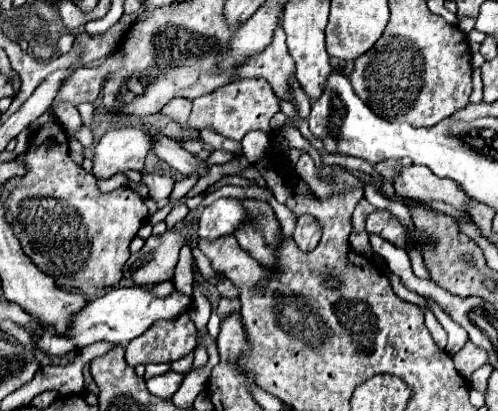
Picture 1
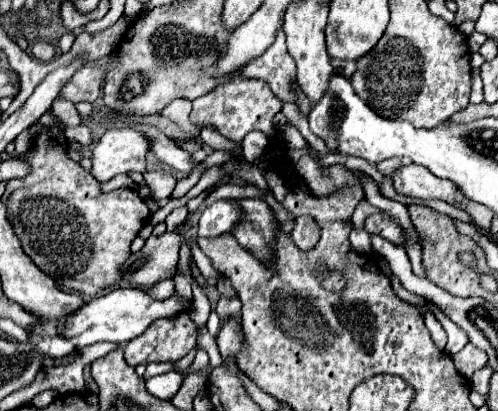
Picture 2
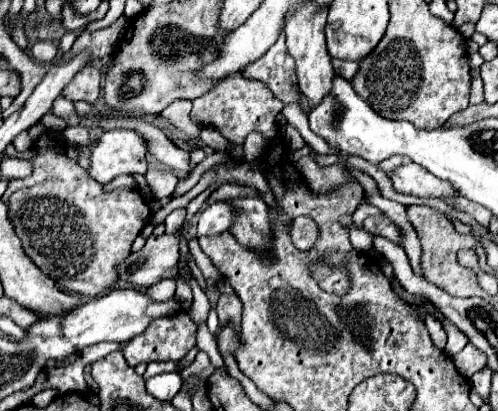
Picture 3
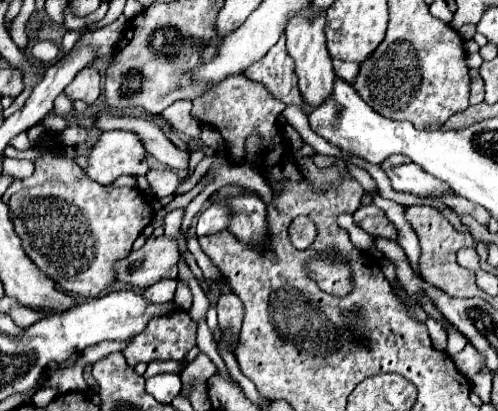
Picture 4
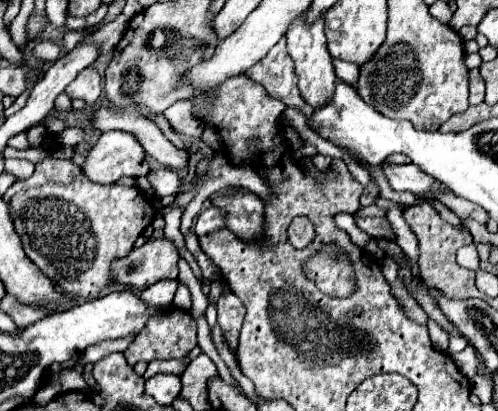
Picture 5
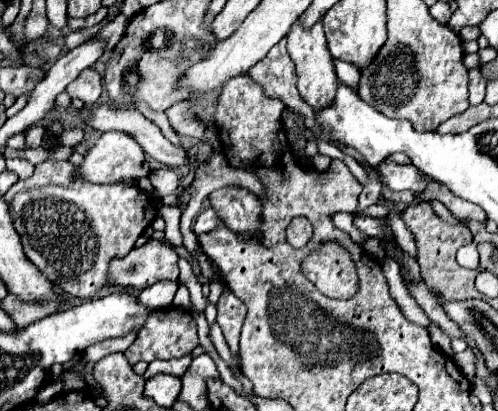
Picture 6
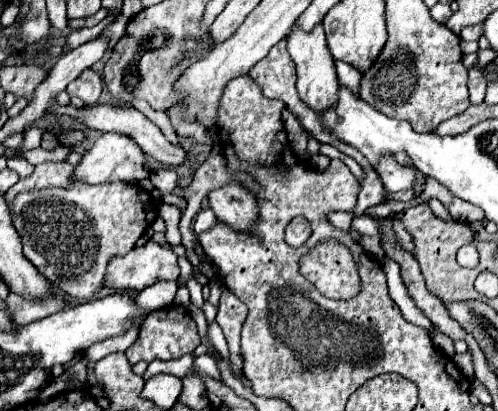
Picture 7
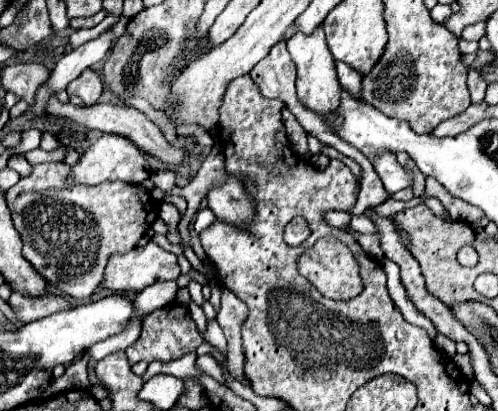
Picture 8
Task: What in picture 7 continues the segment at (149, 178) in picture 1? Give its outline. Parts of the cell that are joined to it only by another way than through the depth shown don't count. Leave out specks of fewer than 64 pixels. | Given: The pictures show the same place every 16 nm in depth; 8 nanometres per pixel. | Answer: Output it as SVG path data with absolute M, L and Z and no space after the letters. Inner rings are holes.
M162 168L162 170L156 170L150 174L150 182L154 184L156 190L160 190L162 196L166 196L178 188L178 174L176 174L176 170Z

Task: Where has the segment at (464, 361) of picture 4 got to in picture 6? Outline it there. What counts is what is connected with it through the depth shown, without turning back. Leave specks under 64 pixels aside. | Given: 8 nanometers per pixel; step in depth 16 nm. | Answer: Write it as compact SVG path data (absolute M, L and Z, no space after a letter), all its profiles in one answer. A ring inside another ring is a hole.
M466 348L464 352L460 354L454 354L452 360L456 362L456 366L460 368L460 372L466 376L466 378L474 378L474 370L476 370L476 356L472 352L472 348Z

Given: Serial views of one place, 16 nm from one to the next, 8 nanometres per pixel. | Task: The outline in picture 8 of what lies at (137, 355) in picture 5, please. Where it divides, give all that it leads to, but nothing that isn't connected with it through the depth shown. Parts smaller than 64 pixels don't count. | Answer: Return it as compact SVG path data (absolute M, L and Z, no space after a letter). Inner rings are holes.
M168 304L166 308L154 310L152 314L146 316L144 324L142 324L142 332L140 338L126 348L126 356L128 360L160 360L160 362L168 362L168 360L176 360L182 358L188 352L194 352L198 346L202 344L202 338L196 330L196 322L192 320L190 312L186 306L182 304Z

